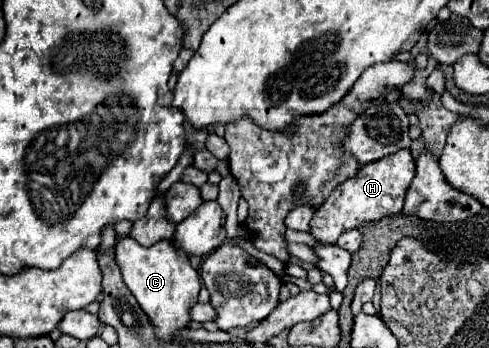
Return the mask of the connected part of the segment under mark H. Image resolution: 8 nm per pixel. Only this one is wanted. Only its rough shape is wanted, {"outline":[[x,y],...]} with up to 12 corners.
{"outline":[[411,150],[361,166],[317,208],[309,232],[345,230],[403,210]]}

